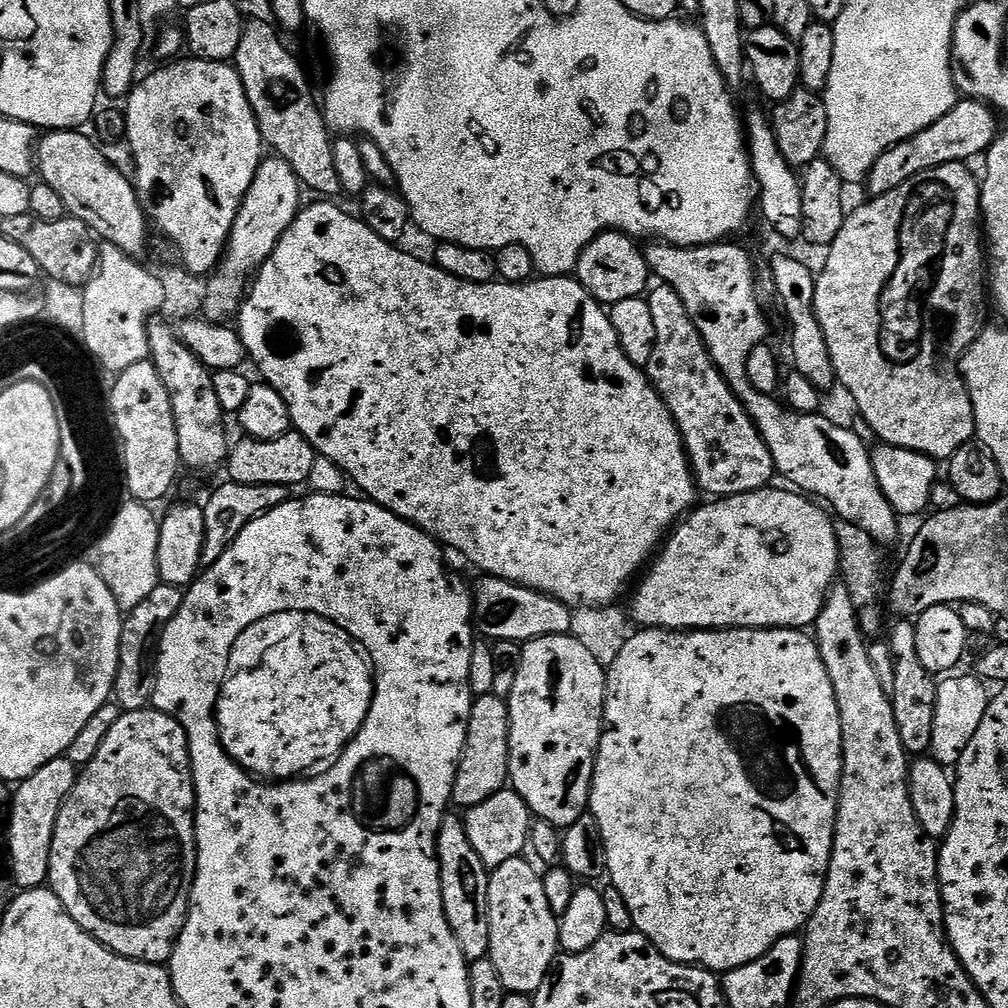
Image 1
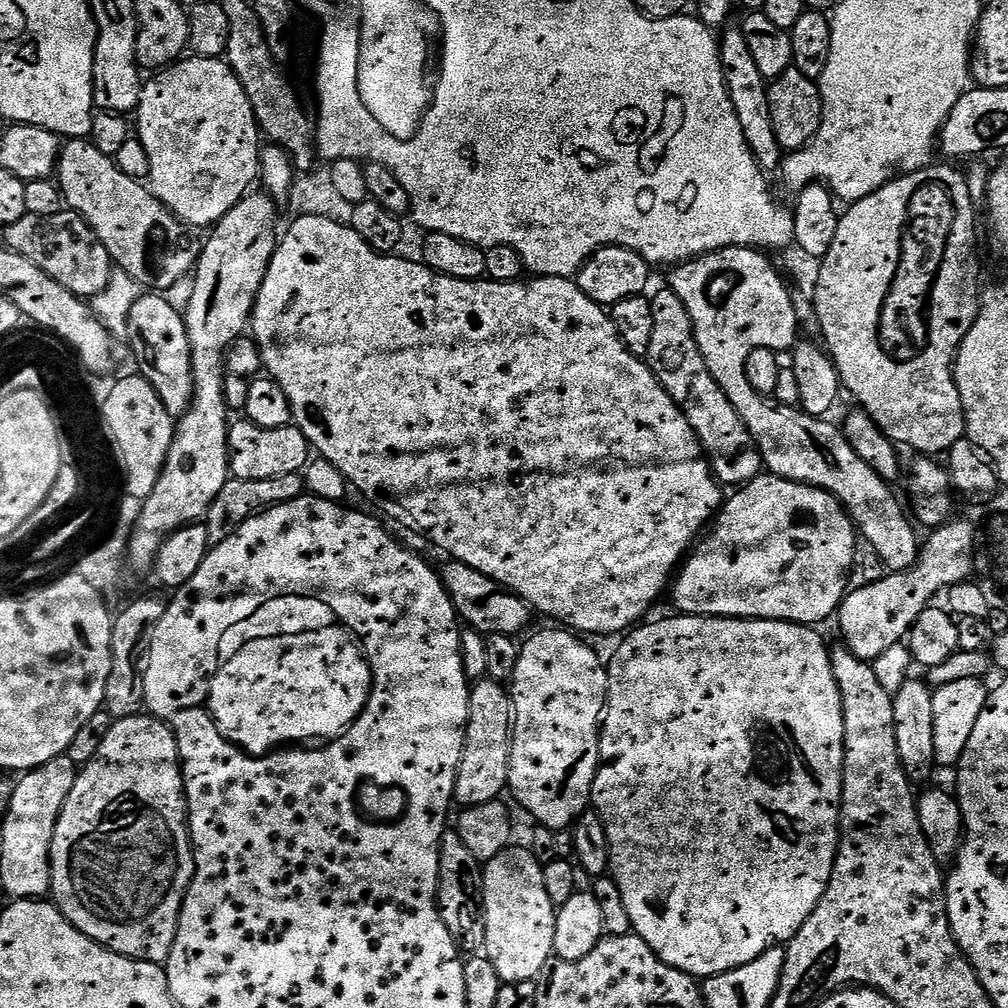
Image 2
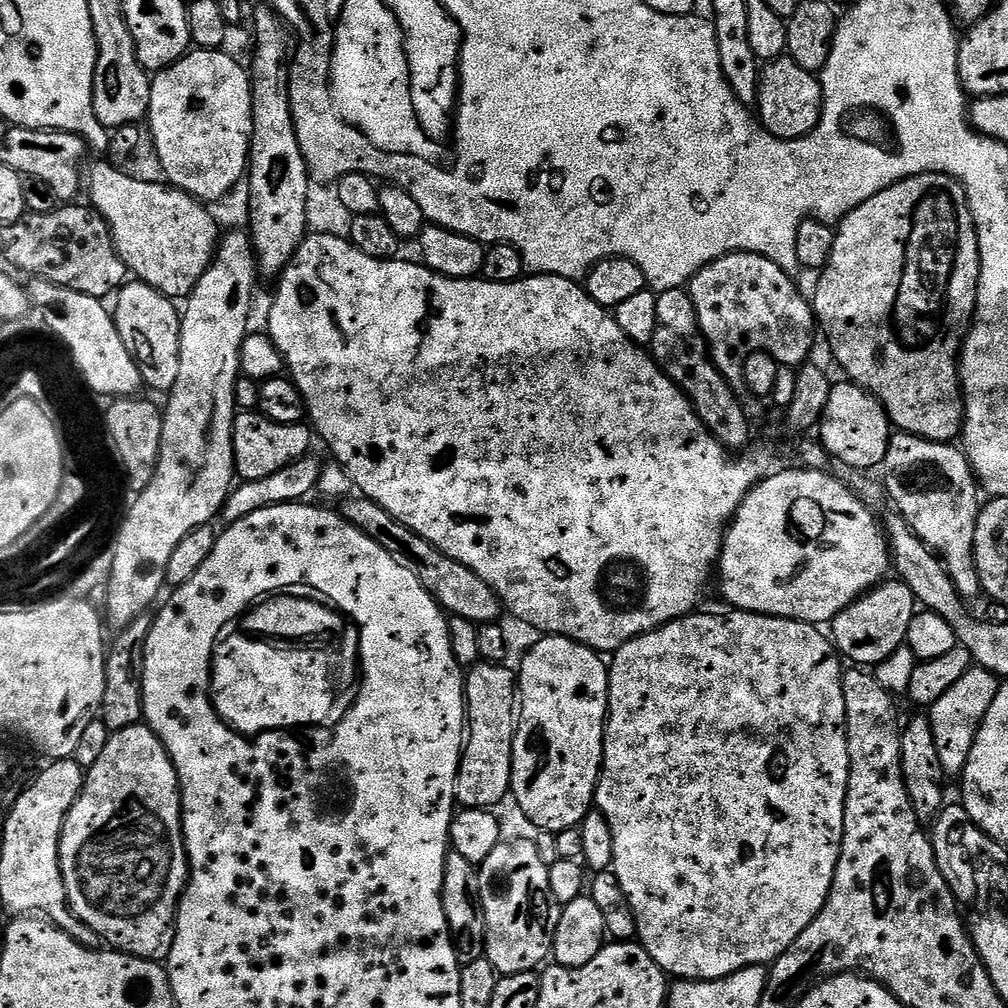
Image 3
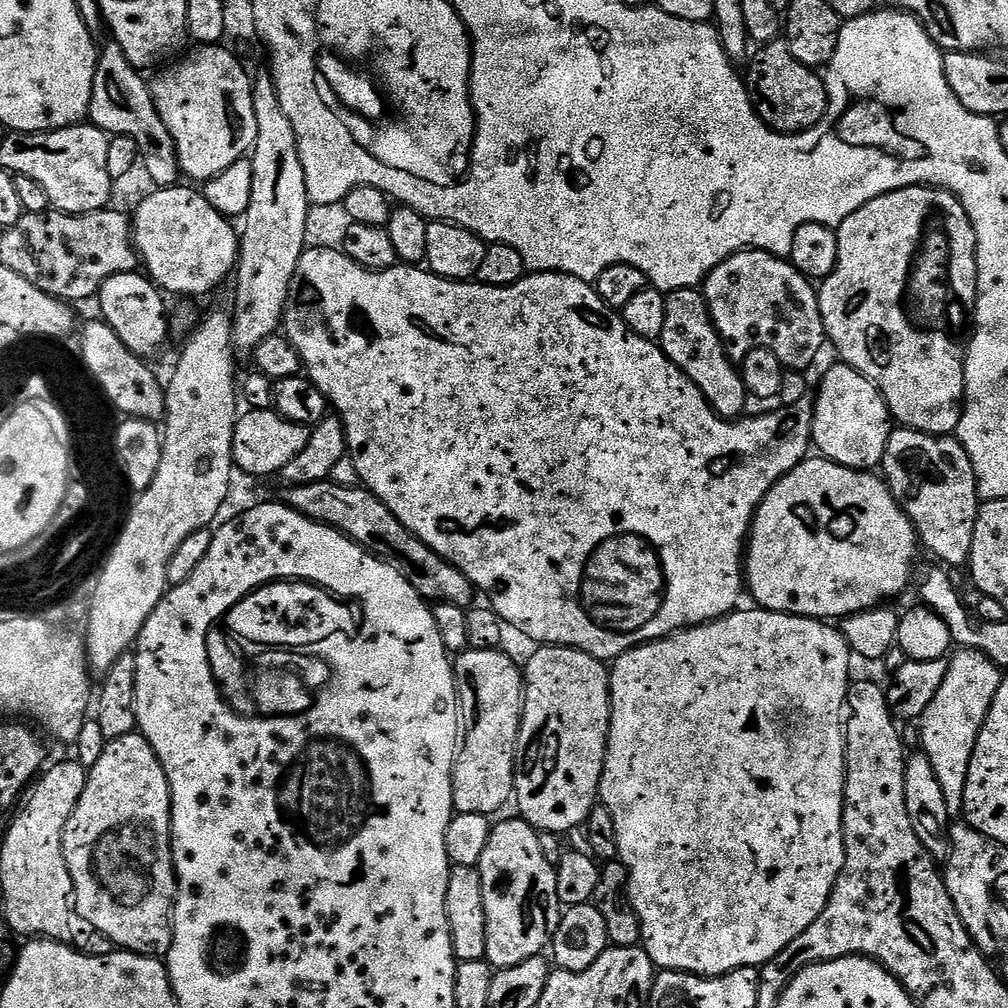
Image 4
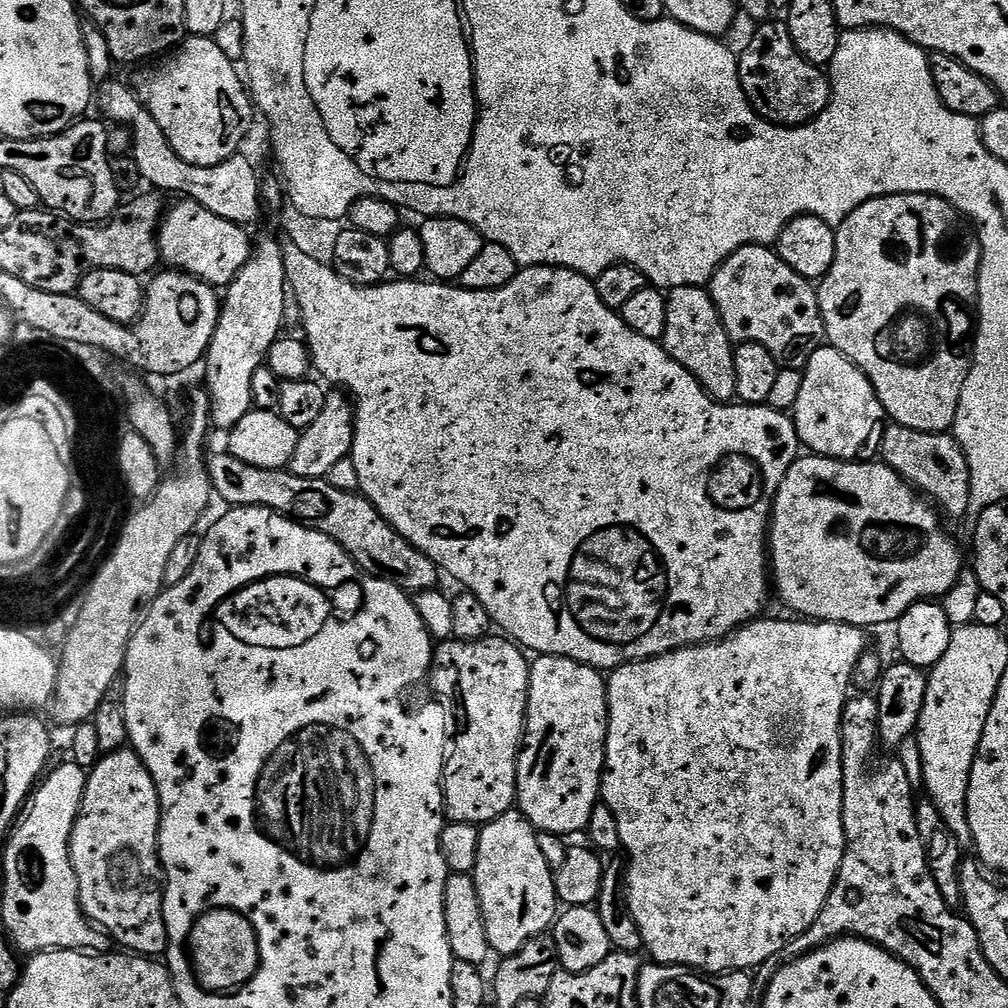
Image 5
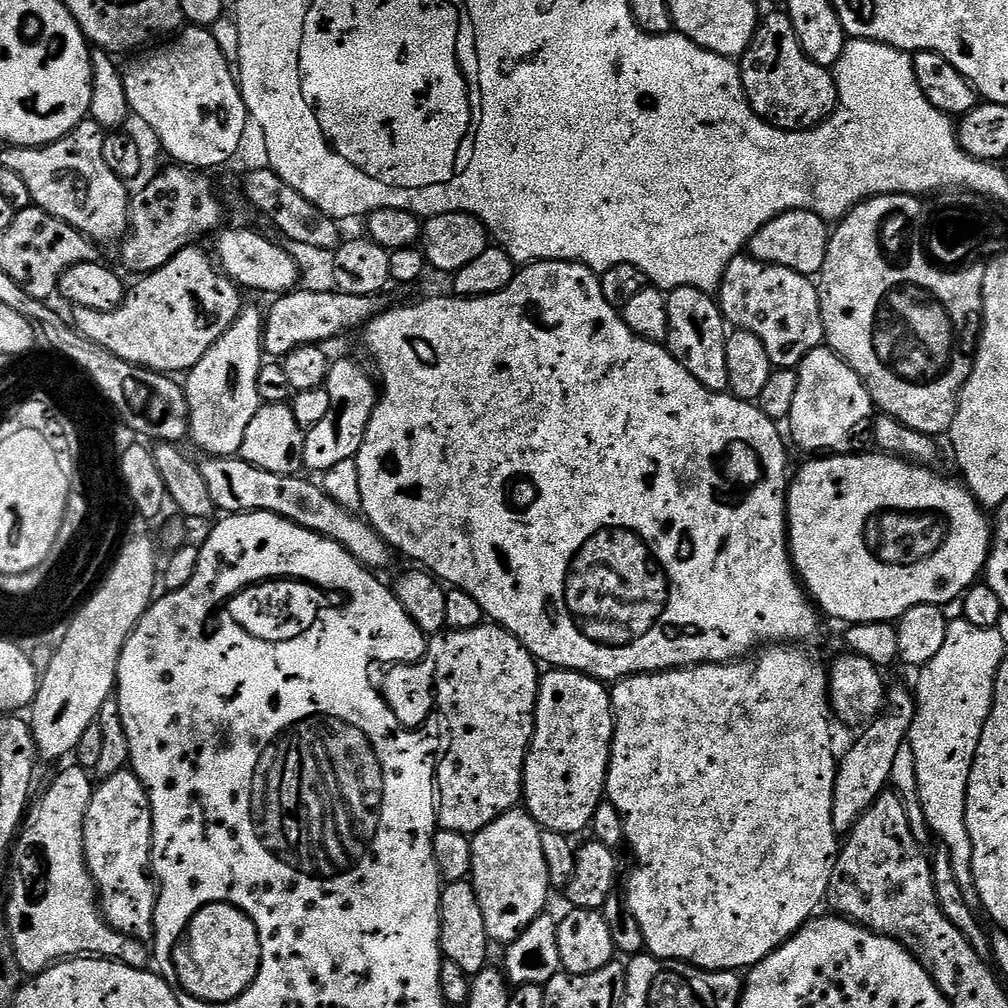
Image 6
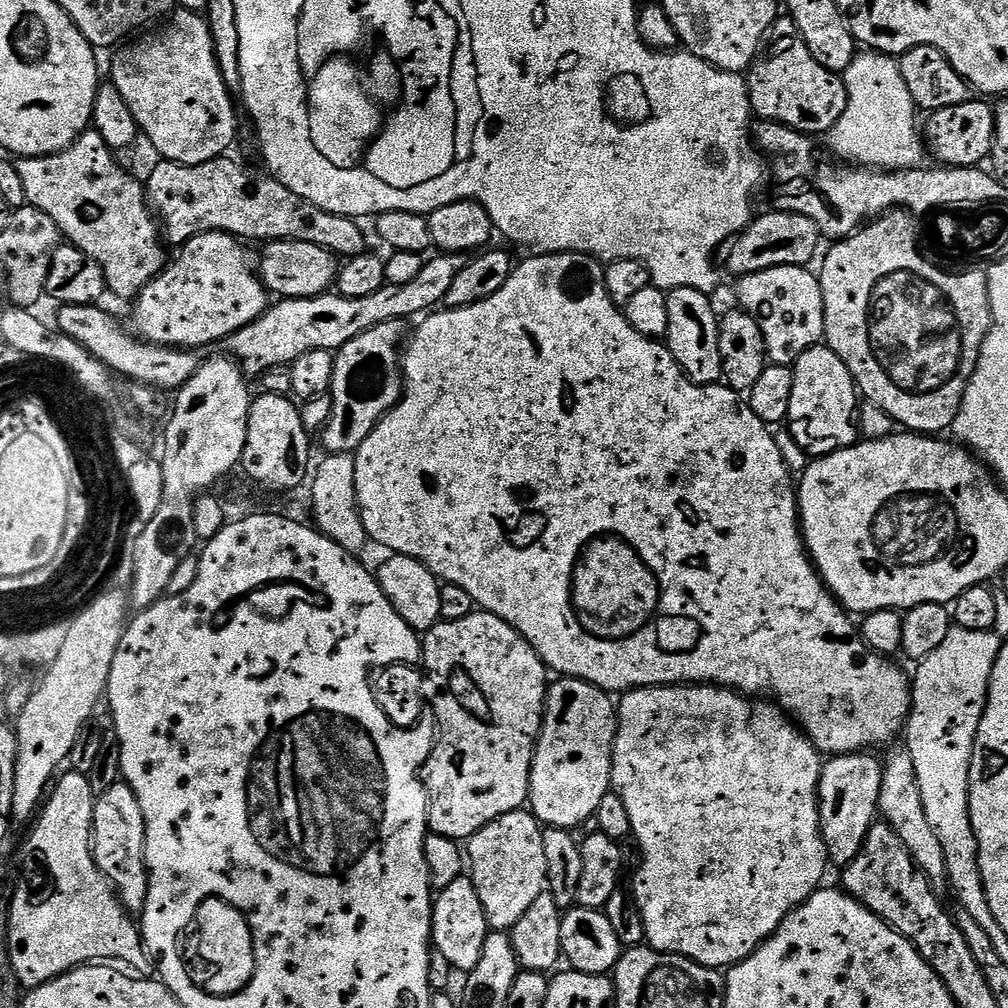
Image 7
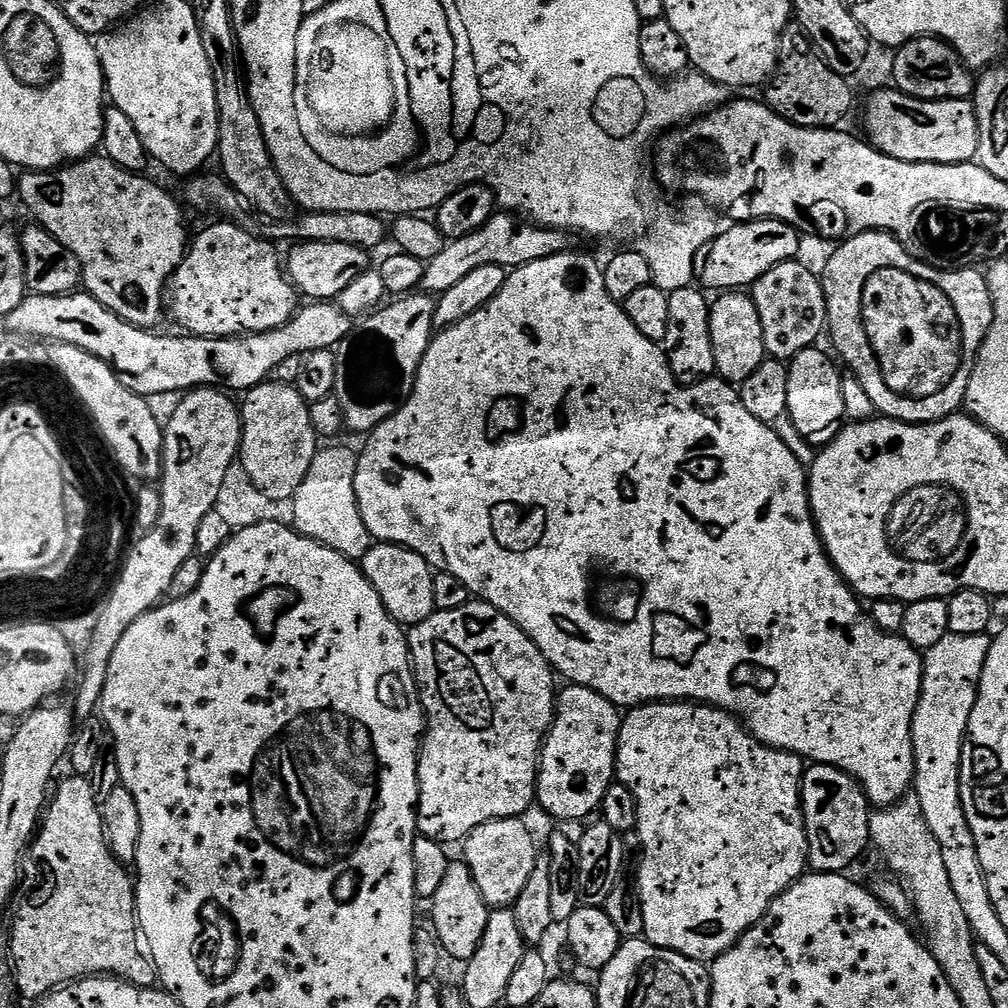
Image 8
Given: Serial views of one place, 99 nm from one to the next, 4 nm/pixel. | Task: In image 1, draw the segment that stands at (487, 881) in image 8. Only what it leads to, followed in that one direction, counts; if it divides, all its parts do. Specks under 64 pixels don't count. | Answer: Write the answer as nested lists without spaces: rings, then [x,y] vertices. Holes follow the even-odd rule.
[[[524,858],[502,862],[488,877],[488,921],[490,946],[487,959],[494,962],[498,978],[508,994],[535,994],[542,986],[560,948],[558,918],[546,902],[544,877],[535,872]]]

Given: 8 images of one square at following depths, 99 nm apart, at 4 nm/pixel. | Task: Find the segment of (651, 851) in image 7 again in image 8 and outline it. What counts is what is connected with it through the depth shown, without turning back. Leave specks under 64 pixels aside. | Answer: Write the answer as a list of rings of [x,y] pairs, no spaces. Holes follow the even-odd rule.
[[[657,702],[654,704],[641,704],[639,708],[633,708],[621,719],[620,733],[616,743],[616,780],[625,784],[634,794],[634,802],[638,802],[638,822],[635,831],[640,832],[640,844],[644,847],[644,857],[640,860],[640,884],[638,883],[638,895],[642,906],[642,918],[644,919],[643,939],[649,940],[655,948],[665,948],[671,952],[682,954],[691,960],[711,962],[717,956],[721,956],[726,950],[733,948],[750,929],[760,923],[762,917],[768,912],[768,907],[787,890],[795,880],[805,875],[808,868],[808,835],[804,825],[804,811],[800,801],[800,783],[804,777],[805,761],[797,753],[786,752],[783,748],[767,748],[761,740],[755,740],[751,732],[731,712],[725,712],[722,708],[713,708],[710,704],[697,704],[695,702]]]

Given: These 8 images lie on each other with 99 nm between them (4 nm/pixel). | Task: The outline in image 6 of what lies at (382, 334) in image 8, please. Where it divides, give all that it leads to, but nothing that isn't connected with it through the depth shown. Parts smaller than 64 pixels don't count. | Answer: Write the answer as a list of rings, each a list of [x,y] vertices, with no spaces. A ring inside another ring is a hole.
[[[356,360],[331,361],[326,381],[330,411],[322,422],[304,433],[304,468],[307,471],[323,474],[330,470],[330,466],[338,466],[338,462],[356,459],[378,399],[378,384],[369,372]]]

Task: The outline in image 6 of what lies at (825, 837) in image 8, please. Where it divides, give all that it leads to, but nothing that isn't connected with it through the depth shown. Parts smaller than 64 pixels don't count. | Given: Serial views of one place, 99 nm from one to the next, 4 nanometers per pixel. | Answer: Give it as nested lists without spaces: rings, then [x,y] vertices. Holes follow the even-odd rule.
[[[900,684],[892,688],[891,685],[884,697],[883,711],[865,727],[869,728],[857,738],[856,745],[845,756],[839,757],[832,799],[832,821],[838,834],[851,832],[858,818],[862,818],[866,809],[889,787],[894,757],[898,755],[898,749],[908,743],[908,731],[914,722],[916,697],[913,689],[903,688]]]

